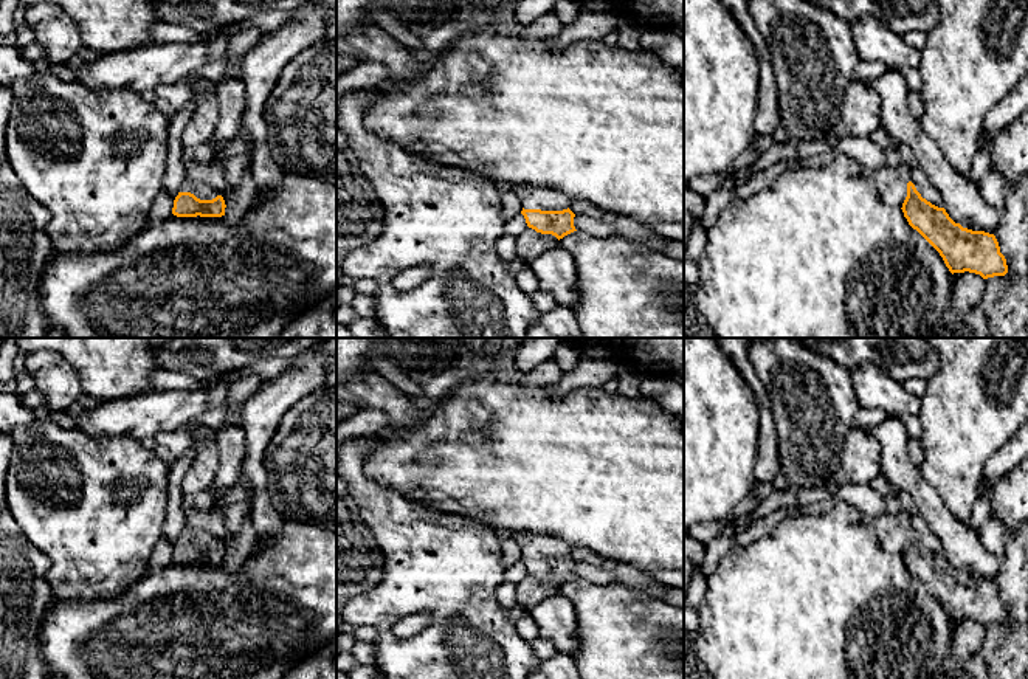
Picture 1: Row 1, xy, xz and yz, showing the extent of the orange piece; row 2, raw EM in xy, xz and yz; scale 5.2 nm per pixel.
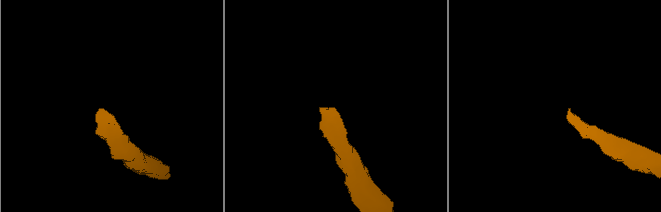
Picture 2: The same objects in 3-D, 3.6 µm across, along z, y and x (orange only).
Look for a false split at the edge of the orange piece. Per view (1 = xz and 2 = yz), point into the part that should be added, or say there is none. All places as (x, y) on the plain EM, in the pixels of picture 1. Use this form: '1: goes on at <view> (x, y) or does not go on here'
1: goes on at xz (532, 546)
2: goes on at yz (893, 538)

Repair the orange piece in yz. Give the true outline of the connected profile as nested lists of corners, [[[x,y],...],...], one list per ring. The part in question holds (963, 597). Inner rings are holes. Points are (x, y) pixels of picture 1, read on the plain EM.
[[[878,515],[874,526],[884,550],[902,557],[909,572],[940,600],[952,622],[969,619],[988,626],[1008,620],[994,581],[955,570],[944,555],[923,546],[912,529],[904,530],[895,515]]]

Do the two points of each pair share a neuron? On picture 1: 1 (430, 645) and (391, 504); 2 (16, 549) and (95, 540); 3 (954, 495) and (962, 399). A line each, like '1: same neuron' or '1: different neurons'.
1: same neuron
2: different neurons
3: same neuron

